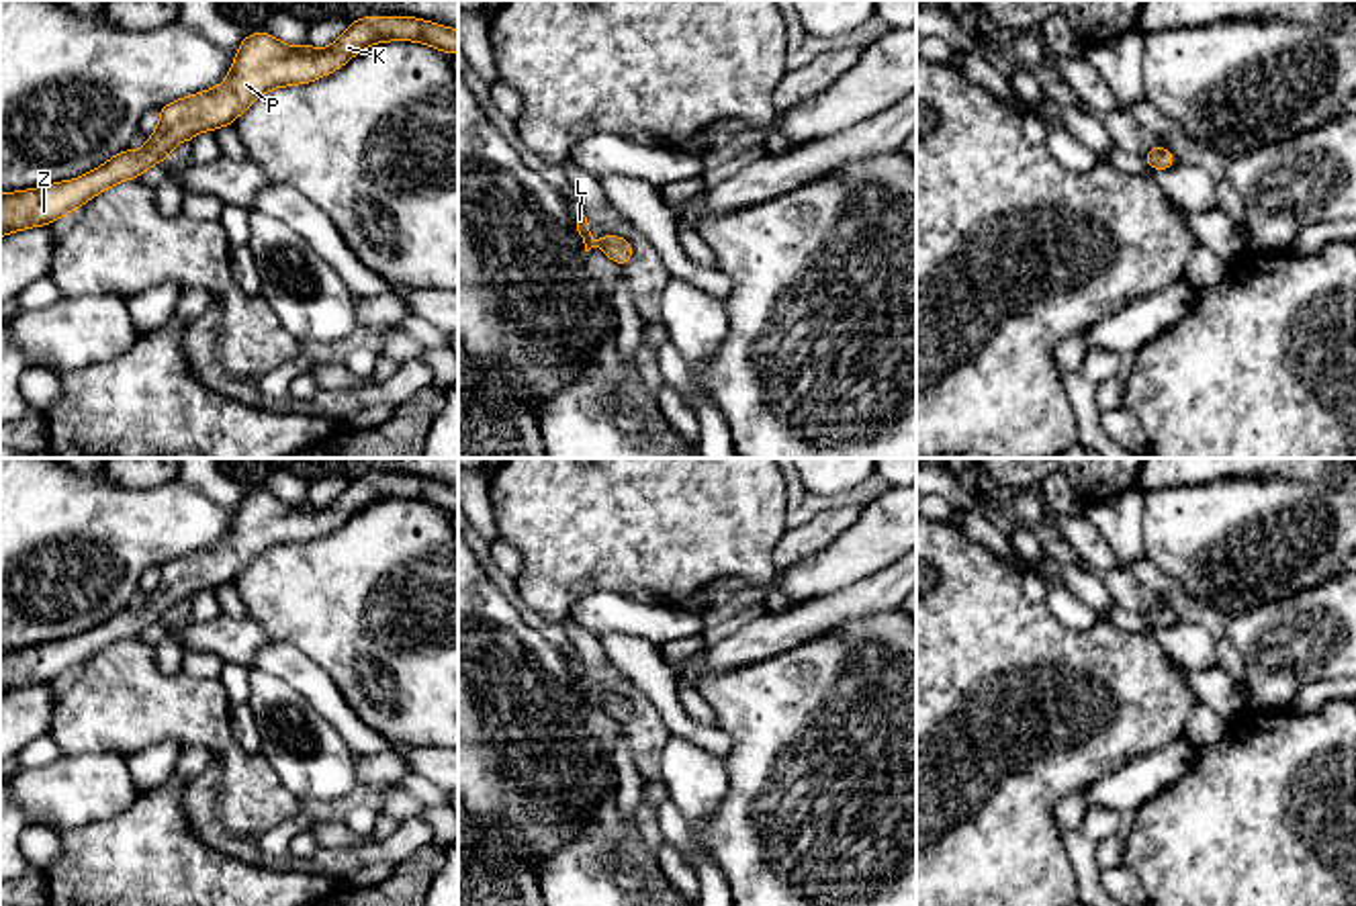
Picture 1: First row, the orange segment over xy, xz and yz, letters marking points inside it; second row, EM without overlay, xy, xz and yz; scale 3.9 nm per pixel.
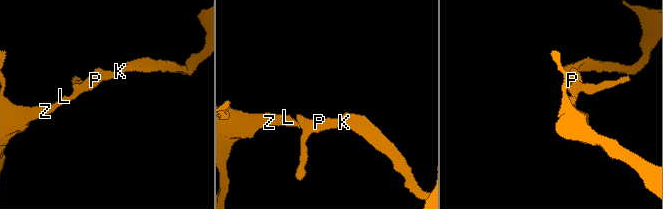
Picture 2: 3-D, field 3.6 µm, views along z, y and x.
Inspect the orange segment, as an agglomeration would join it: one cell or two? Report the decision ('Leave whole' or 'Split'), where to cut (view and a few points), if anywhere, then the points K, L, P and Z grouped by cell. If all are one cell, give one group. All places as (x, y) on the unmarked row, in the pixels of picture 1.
Leave whole. No split. Groups: K L P Z

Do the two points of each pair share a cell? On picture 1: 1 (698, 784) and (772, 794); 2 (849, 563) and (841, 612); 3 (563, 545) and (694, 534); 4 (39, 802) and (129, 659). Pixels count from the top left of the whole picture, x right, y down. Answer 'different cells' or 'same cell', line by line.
1: different cells
2: different cells
3: same cell
4: different cells

